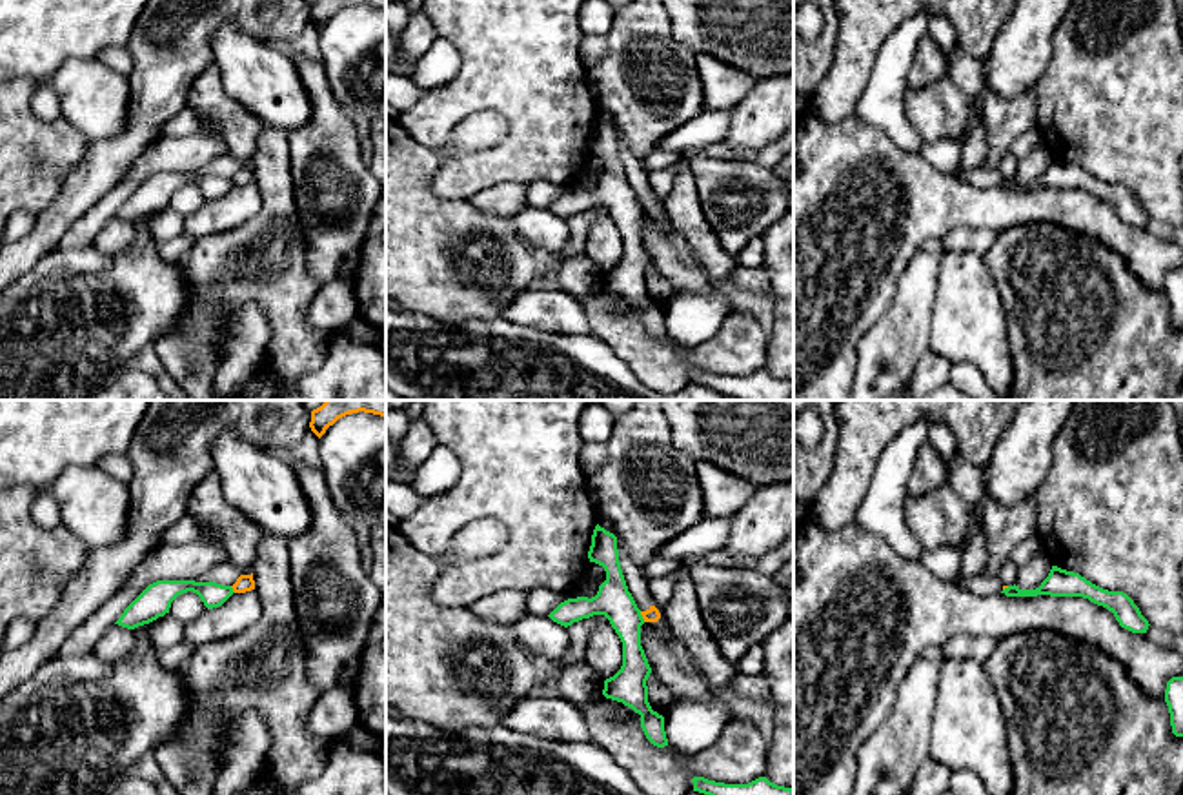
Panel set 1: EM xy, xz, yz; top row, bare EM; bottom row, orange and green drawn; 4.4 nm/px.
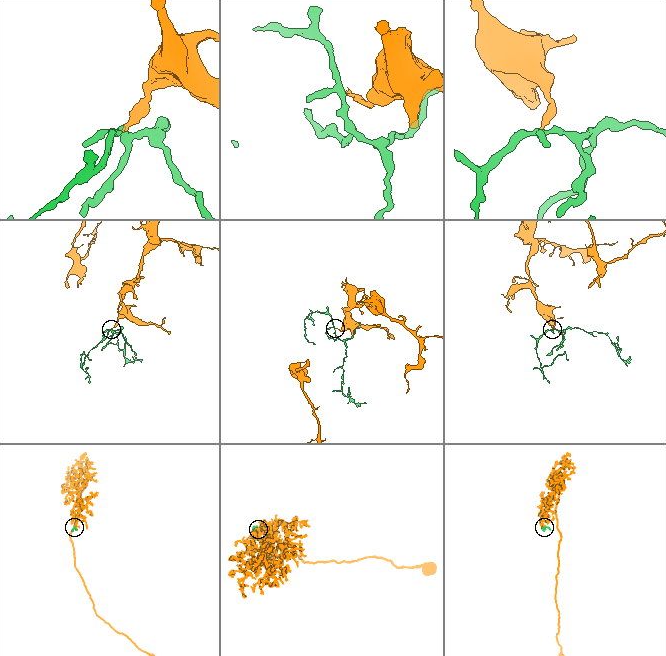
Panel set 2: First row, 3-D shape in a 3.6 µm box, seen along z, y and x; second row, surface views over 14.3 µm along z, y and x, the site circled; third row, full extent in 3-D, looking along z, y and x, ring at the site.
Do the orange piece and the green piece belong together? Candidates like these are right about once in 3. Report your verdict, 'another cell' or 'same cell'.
another cell

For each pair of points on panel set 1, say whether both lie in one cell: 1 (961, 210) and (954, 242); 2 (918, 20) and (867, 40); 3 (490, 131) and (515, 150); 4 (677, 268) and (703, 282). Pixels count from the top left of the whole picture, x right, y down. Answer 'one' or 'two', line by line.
1: two
2: two
3: two
4: one

